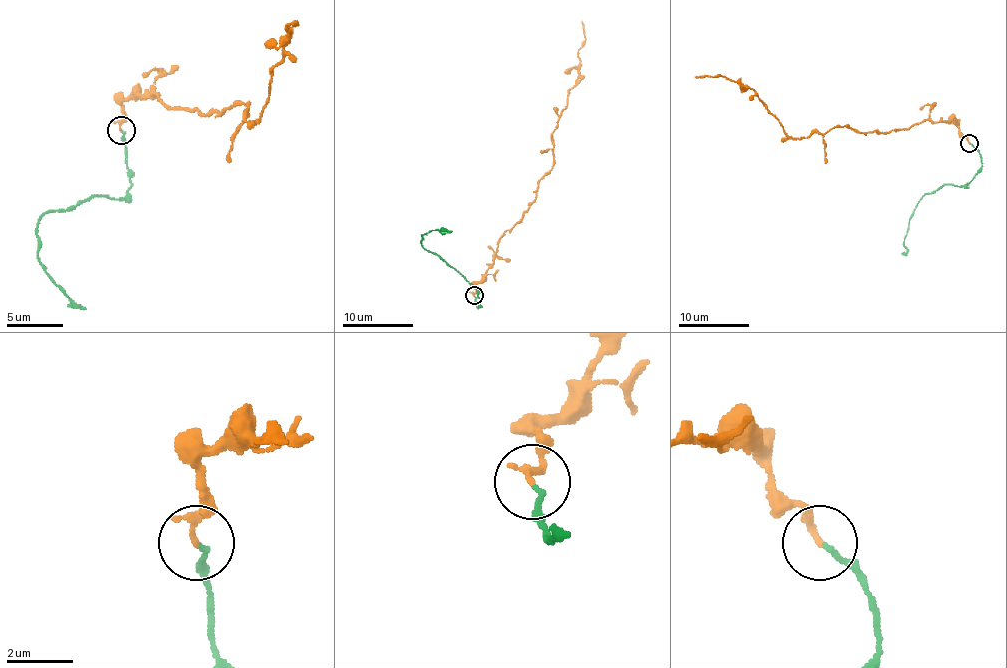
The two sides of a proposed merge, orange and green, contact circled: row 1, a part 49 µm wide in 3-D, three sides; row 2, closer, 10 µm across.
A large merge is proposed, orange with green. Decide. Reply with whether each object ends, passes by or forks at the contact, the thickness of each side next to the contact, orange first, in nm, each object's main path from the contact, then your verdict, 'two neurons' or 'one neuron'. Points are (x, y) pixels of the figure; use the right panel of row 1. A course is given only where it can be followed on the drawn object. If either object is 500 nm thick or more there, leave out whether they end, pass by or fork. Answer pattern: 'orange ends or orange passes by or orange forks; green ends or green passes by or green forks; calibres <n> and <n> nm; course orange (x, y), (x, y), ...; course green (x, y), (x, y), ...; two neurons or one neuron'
orange passes by; green ends; calibres 140 and 130 nm; course orange (970, 142), (954, 121), (927, 119), (890, 132), (832, 127), (789, 137), (752, 89), (721, 75), (694, 77); course green (970, 142), (980, 155), (982, 167), (963, 187), (943, 185), (918, 201), (908, 227), (904, 255); one neuron

